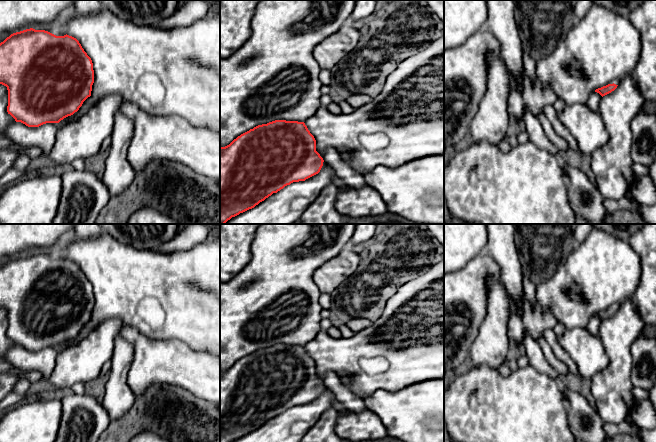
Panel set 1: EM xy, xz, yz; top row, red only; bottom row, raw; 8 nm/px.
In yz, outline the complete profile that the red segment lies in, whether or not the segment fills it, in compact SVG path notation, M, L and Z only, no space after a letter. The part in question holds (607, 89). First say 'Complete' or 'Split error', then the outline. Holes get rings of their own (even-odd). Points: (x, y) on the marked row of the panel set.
Split error. M614 79L608 85L596 89L595 92L599 93L603 97L611 93L612 91L614 91L619 85L619 83L620 83L620 80Z

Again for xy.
Complete. M33 28L16 32L0 43L0 84L7 87L7 112L28 127L59 123L79 110L91 96L94 70L79 41Z

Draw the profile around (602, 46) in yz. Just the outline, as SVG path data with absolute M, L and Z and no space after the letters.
M593 4L586 15L577 20L573 28L547 57L536 62L536 75L543 86L550 86L566 106L587 104L591 92L608 85L612 80L630 76L641 55L641 34L627 17L623 17Z

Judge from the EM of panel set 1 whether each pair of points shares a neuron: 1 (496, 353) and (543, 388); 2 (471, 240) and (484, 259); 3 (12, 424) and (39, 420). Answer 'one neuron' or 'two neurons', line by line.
1: two neurons
2: two neurons
3: one neuron

